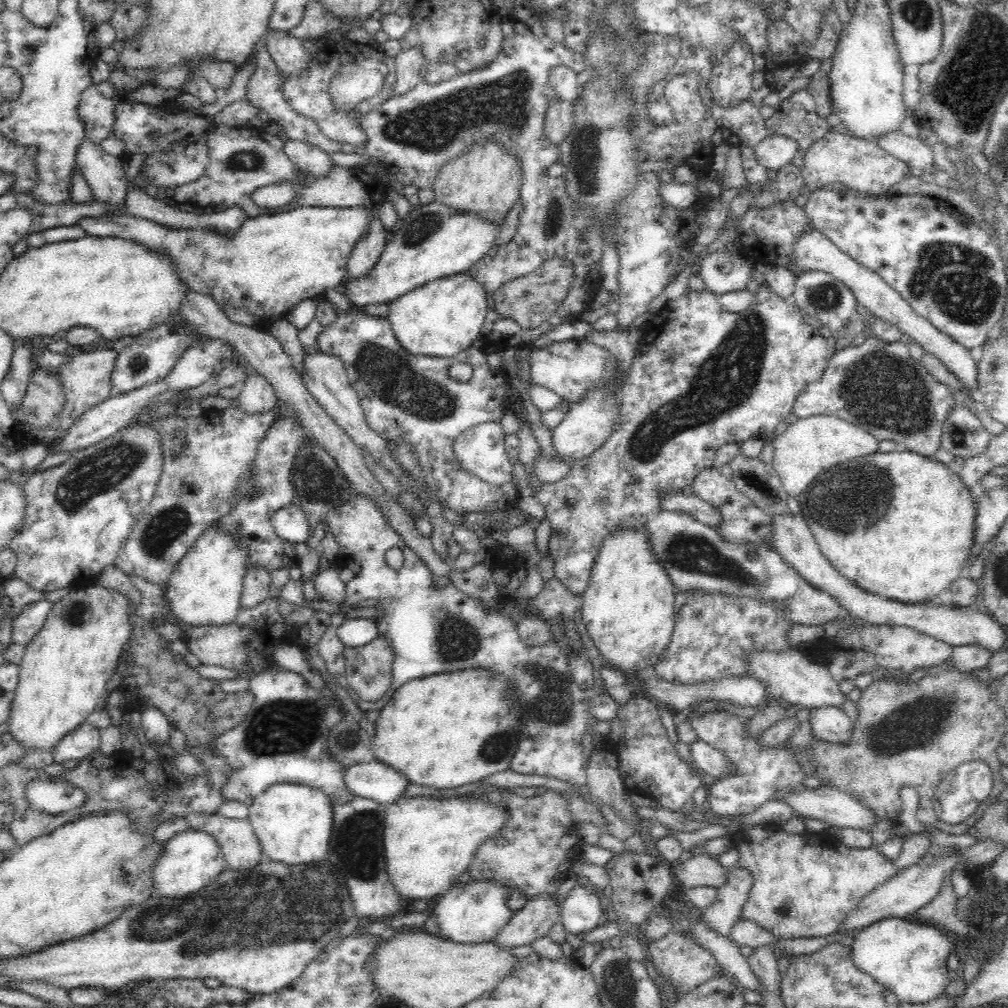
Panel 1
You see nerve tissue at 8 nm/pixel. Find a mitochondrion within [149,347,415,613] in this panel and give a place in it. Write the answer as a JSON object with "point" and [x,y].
{"point":[318,475]}

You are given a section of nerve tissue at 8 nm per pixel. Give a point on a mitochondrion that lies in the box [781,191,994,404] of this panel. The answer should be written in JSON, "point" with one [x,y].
{"point":[822,297]}

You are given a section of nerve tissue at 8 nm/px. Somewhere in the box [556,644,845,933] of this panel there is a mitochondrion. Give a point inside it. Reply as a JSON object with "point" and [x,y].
{"point":[783,909]}

